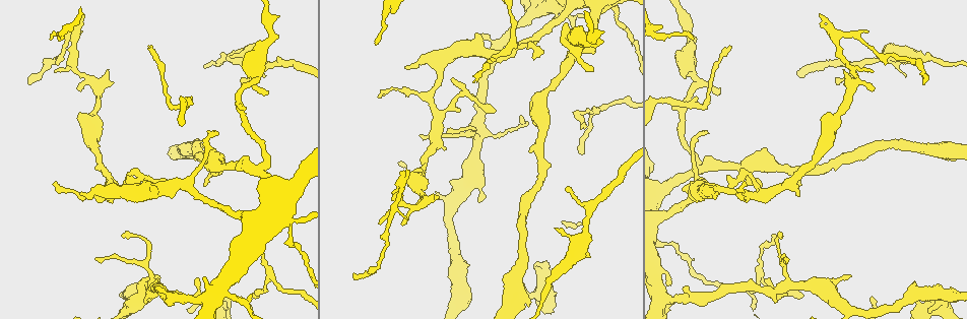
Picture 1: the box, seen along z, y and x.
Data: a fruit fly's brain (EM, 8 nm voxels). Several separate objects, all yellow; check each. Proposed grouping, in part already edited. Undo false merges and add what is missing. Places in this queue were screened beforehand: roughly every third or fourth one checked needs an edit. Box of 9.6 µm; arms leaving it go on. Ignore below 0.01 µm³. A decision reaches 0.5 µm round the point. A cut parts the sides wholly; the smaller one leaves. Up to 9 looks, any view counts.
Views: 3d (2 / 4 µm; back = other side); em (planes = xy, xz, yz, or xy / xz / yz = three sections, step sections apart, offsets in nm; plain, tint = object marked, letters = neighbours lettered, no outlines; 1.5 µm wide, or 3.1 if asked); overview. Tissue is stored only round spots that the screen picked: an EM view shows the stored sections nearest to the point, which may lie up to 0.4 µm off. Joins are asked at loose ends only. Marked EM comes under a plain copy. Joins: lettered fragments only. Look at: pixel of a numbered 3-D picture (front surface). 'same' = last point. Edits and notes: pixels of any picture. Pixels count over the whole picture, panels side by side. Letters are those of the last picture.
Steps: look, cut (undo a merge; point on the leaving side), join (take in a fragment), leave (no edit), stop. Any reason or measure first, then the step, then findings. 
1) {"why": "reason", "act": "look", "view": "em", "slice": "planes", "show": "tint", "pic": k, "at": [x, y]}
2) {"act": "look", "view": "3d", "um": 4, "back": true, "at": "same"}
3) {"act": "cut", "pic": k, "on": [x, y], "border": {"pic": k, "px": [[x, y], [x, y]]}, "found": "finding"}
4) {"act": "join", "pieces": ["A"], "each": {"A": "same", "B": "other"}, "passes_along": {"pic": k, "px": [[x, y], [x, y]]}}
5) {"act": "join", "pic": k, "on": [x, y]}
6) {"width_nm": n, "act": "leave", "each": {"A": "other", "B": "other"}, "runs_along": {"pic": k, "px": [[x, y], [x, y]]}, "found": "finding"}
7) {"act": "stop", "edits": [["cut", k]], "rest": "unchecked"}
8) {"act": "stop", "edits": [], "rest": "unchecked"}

{"act": "look", "view": "3d", "um": 4, "back": true, "pic": 1, "at": [458, 112]}

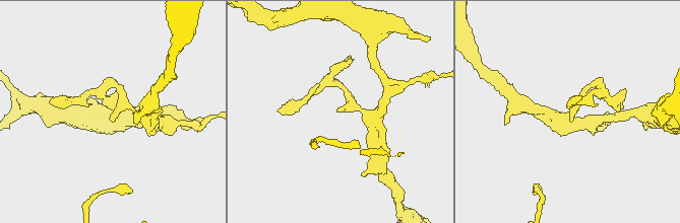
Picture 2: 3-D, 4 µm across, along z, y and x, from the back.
{"why": "shape alone is not enough", "act": "look", "view": "em", "slice": "yz", "step": 8, "show": "letters", "pic": 2, "at": [110, 119]}

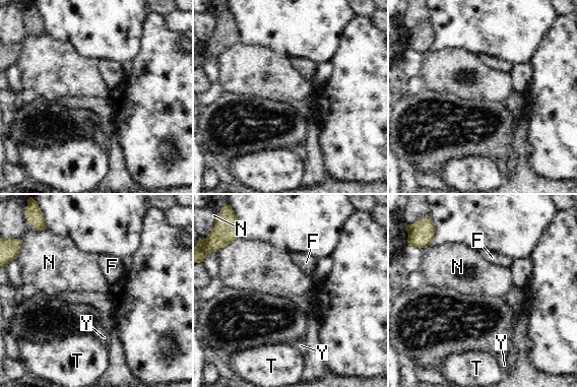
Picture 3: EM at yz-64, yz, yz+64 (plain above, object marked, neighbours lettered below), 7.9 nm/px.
{"act": "look", "view": "em", "slice": "xz", "step": 8, "show": "letters", "at": "same"}

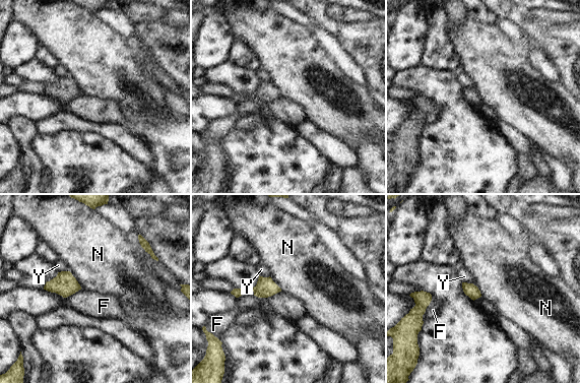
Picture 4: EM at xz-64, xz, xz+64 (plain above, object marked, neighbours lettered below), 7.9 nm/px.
{"act": "leave", "each": {"F": "other", "N": "other", "Y": "other"}, "found": "none of them fits"}

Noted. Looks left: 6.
{"why": "long arm stops here", "act": "look", "view": "3d", "um": 4, "pic": 1, "at": [148, 45]}

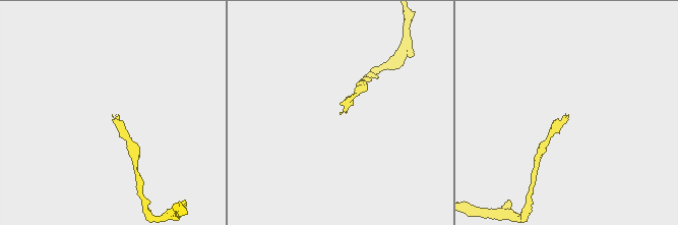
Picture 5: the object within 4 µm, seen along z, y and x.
{"why": "need the tissue", "act": "look", "view": "em", "slice": "xy", "step": 4, "show": "letters", "pic": 5, "at": [342, 113]}

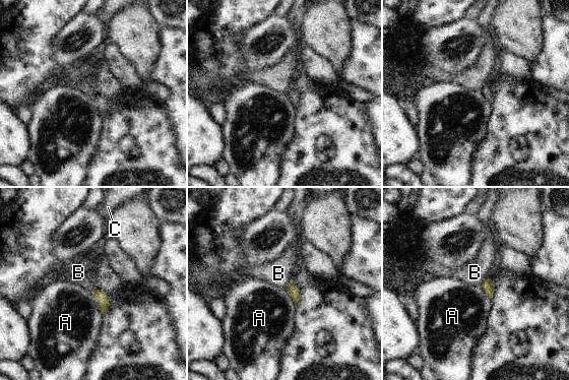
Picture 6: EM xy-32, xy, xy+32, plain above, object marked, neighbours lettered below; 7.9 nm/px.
{"why": "another direction", "act": "look", "view": "em", "slice": "yz", "step": 4, "show": "letters", "at": "same"}

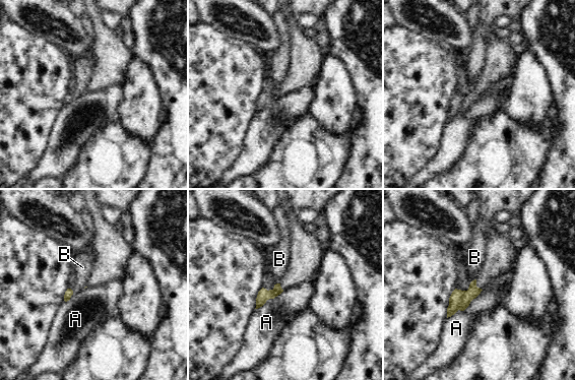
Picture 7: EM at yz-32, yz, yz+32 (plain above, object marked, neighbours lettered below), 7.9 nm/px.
{"act": "leave", "each": {"A": "other", "B": "other"}, "border": {"pic": 7, "px": [[482, 290], [463, 310], [447, 318]]}, "found": "none of them fits"}

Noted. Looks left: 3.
{"why": "sudden change in width", "act": "look", "view": "3d", "um": 2, "pic": 1, "at": [587, 42]}

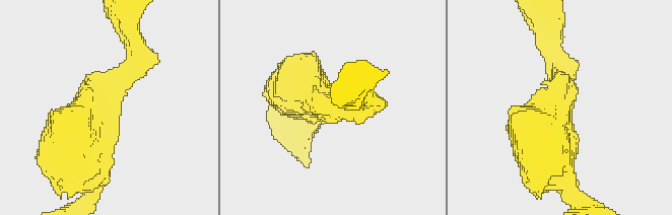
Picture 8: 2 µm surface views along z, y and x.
{"arm_widths_nm": [280, 400], "why": "now the EM", "act": "look", "view": "em", "slice": "xy", "step": 8, "show": "tint", "pic": 8, "at": [564, 84]}

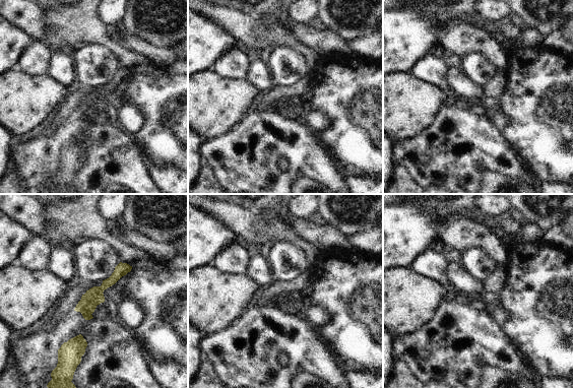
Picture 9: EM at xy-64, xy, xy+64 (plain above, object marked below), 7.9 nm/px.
{"why": "cut it another way", "act": "look", "view": "em", "slice": "planes", "show": "letters", "at": "same"}

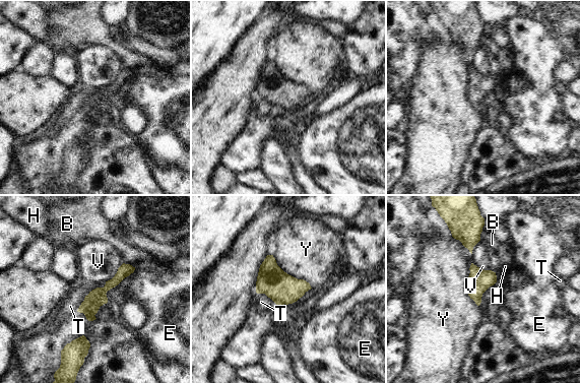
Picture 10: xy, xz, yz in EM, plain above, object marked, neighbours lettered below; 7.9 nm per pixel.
{"act": "leave", "each": {"B": "other", "E": "other", "H": "other", "T": "other", "V": "other", "Y": "other"}, "border": {"pic": 10, "px": [[106, 282], [94, 288], [76, 311]]}, "found": "all the same neuron"}

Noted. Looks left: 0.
{"act": "stop", "edits": [], "rest": "unchecked"}

